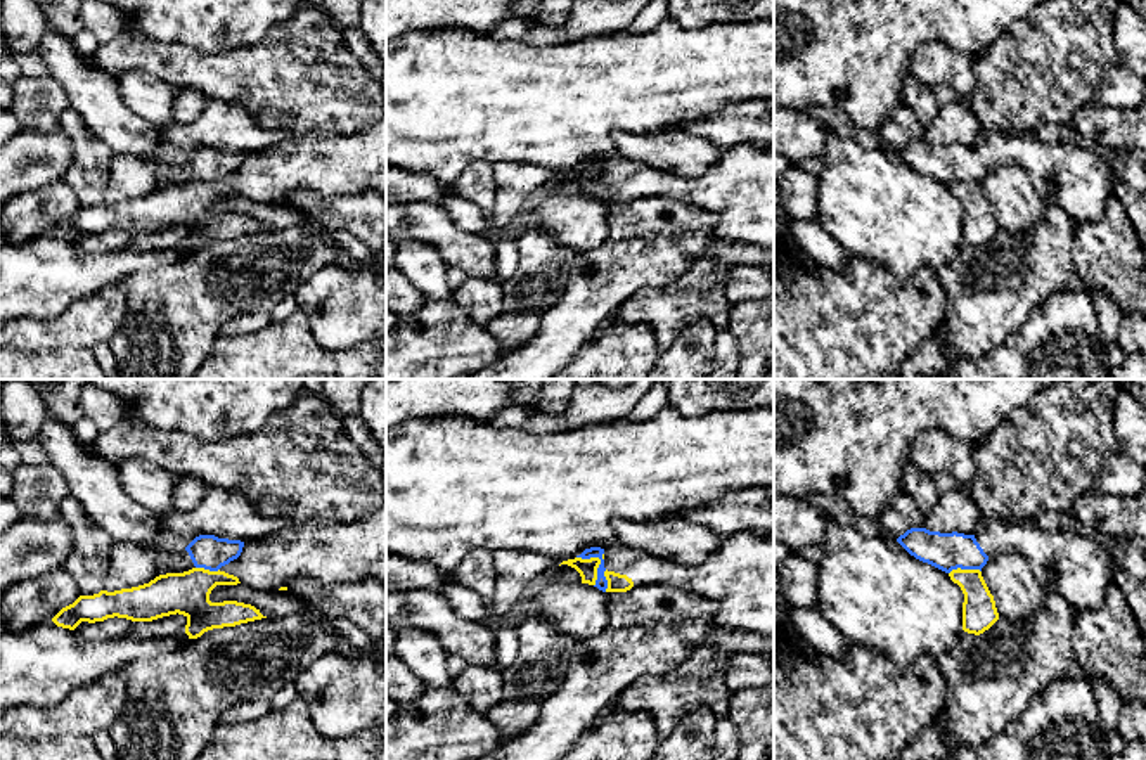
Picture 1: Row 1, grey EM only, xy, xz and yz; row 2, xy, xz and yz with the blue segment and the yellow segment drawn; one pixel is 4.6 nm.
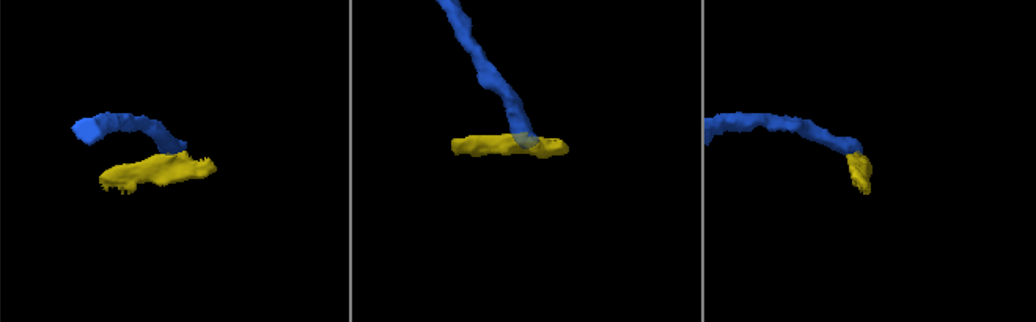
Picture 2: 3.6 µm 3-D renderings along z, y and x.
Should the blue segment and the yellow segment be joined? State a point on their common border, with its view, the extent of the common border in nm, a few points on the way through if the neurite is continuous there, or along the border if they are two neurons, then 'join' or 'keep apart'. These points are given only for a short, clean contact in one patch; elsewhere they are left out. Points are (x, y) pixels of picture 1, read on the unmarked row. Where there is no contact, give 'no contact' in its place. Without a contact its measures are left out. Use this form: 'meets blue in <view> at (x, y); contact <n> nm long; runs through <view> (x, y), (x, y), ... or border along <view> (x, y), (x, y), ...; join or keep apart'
meets blue in xz at (601, 173); contact 170 nm long; border along xz (577, 168), (599, 172), (594, 198); keep apart

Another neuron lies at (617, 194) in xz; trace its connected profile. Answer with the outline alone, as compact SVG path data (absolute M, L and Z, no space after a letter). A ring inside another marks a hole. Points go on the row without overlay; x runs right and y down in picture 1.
M774 144L720 147L720 158L701 177L680 177L615 156L602 166L606 204L634 197L666 197L717 216L718 239L774 251Z

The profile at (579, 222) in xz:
M549 196L521 223L545 230L575 253L592 251L608 237L606 204L589 196Z

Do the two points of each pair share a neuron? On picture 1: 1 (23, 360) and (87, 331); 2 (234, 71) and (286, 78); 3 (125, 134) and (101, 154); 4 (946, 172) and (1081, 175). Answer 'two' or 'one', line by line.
1: one
2: one
3: two
4: one

